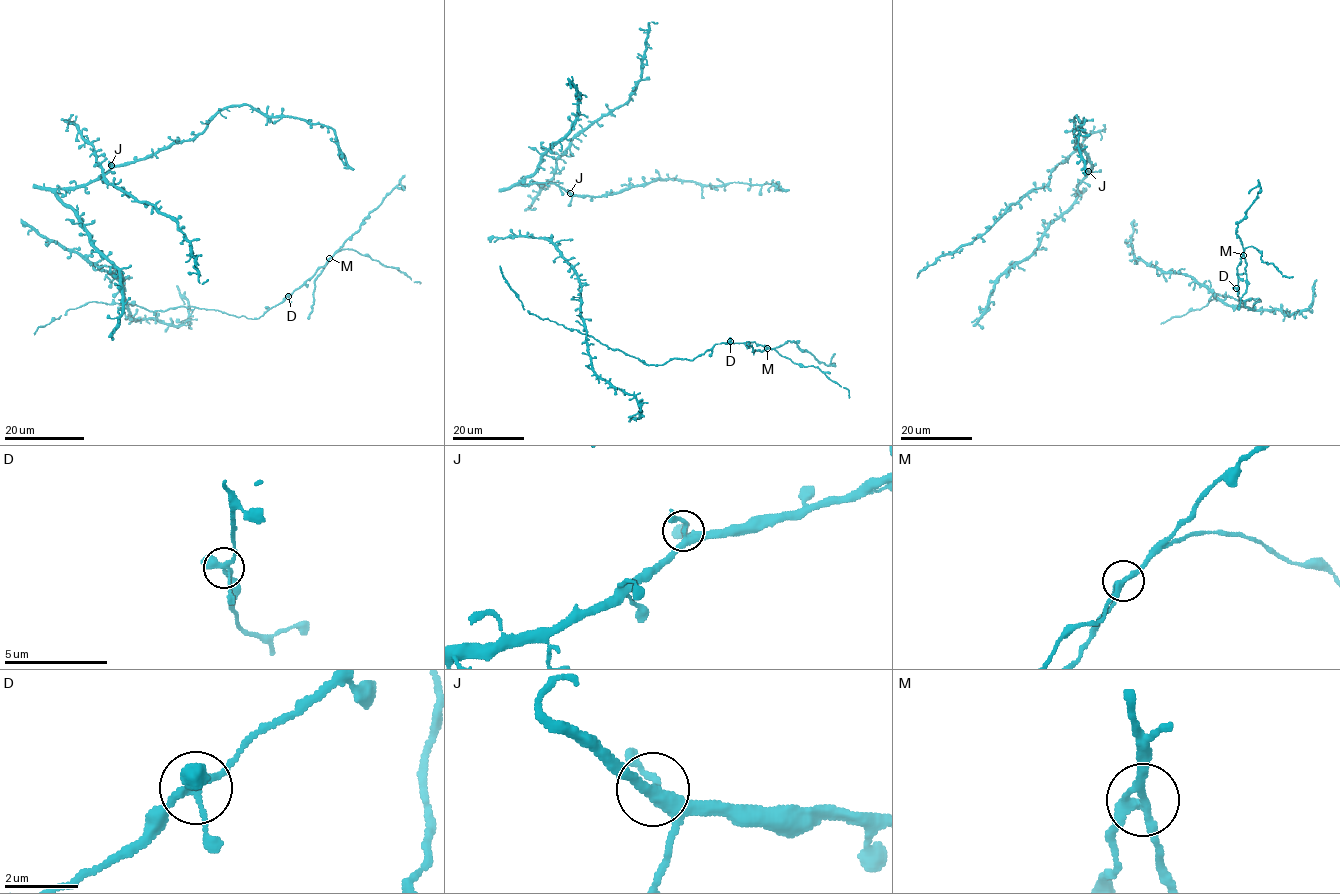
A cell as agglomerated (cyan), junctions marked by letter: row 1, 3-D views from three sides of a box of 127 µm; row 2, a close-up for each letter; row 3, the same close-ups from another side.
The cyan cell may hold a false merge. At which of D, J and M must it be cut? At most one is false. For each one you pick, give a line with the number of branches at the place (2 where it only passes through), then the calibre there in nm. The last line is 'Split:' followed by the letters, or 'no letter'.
M: 3 branches meet; 260 nm thick
Split: M

